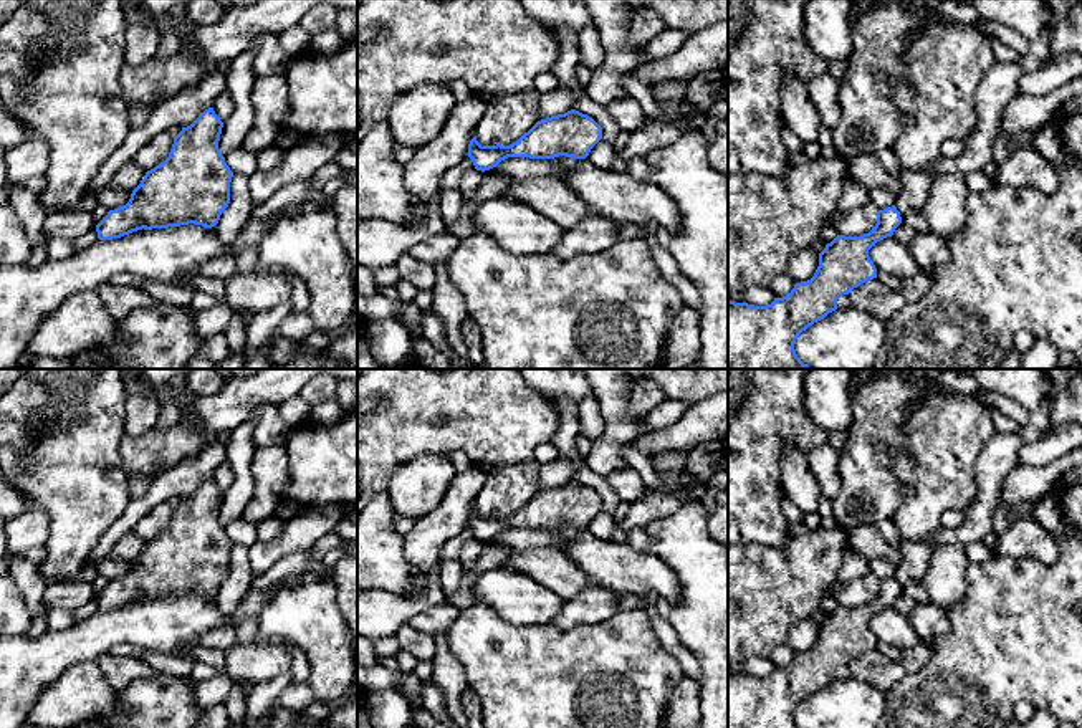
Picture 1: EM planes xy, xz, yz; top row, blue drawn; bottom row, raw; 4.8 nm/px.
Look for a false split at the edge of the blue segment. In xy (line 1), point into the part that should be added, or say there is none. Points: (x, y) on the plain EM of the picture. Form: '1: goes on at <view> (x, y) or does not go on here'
1: does not go on here

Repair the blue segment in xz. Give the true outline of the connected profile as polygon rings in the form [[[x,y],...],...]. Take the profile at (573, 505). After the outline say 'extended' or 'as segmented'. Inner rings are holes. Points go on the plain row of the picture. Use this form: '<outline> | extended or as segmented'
[[[571,480],[538,491],[510,516],[481,516],[476,506],[468,515],[468,528],[476,541],[490,541],[508,528],[554,529],[559,526],[586,529],[602,510],[602,498],[587,485]]] | as segmented

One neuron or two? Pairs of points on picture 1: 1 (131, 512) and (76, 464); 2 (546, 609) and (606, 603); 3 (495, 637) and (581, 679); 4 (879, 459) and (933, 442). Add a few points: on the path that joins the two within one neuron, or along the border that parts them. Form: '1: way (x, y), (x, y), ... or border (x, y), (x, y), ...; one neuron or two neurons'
1: border (133, 500), (101, 535); two neurons
2: border (564, 601), (553, 624); two neurons
3: way (517, 659), (536, 679), (560, 679); one neuron
4: border (912, 412), (890, 452), (909, 488); two neurons

